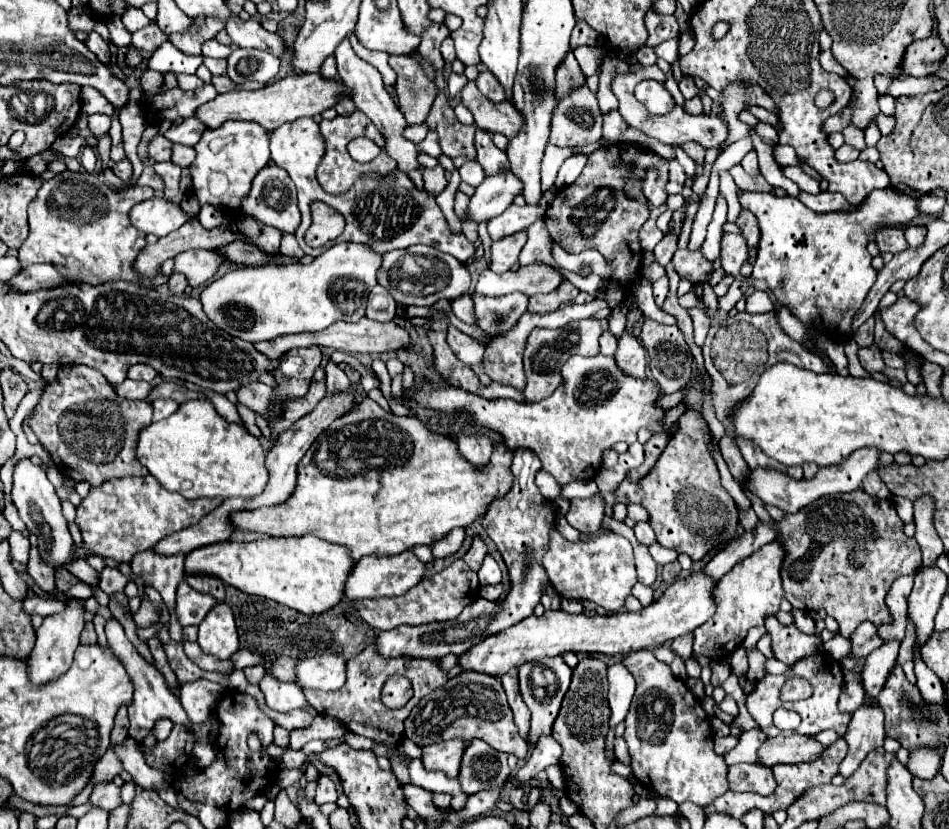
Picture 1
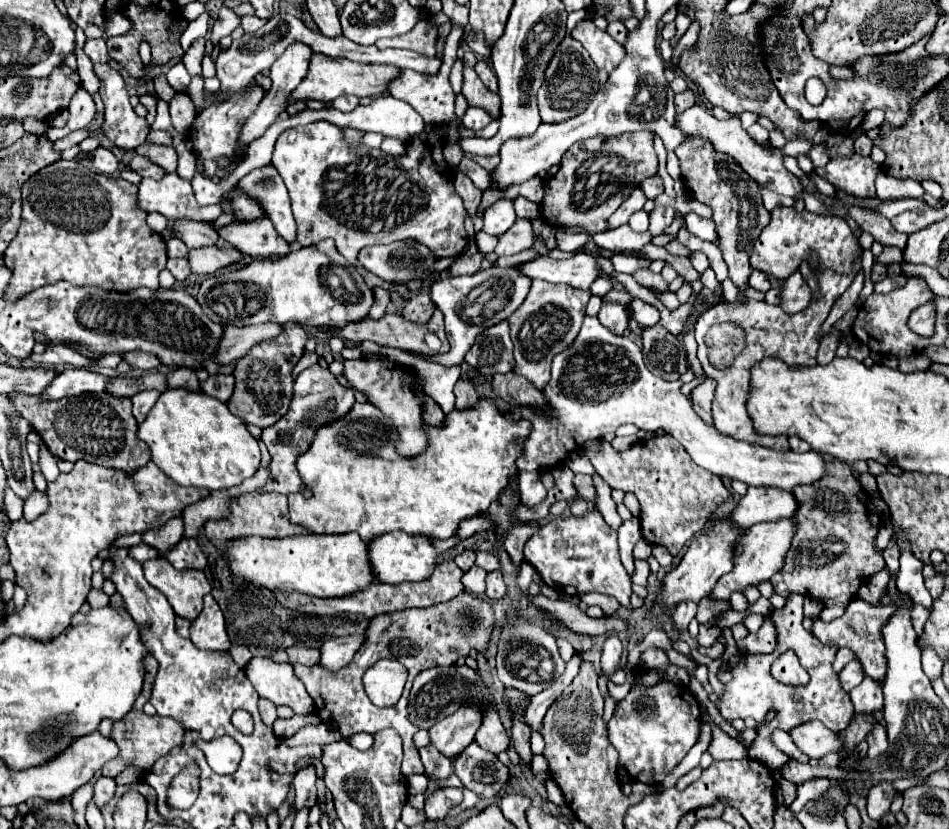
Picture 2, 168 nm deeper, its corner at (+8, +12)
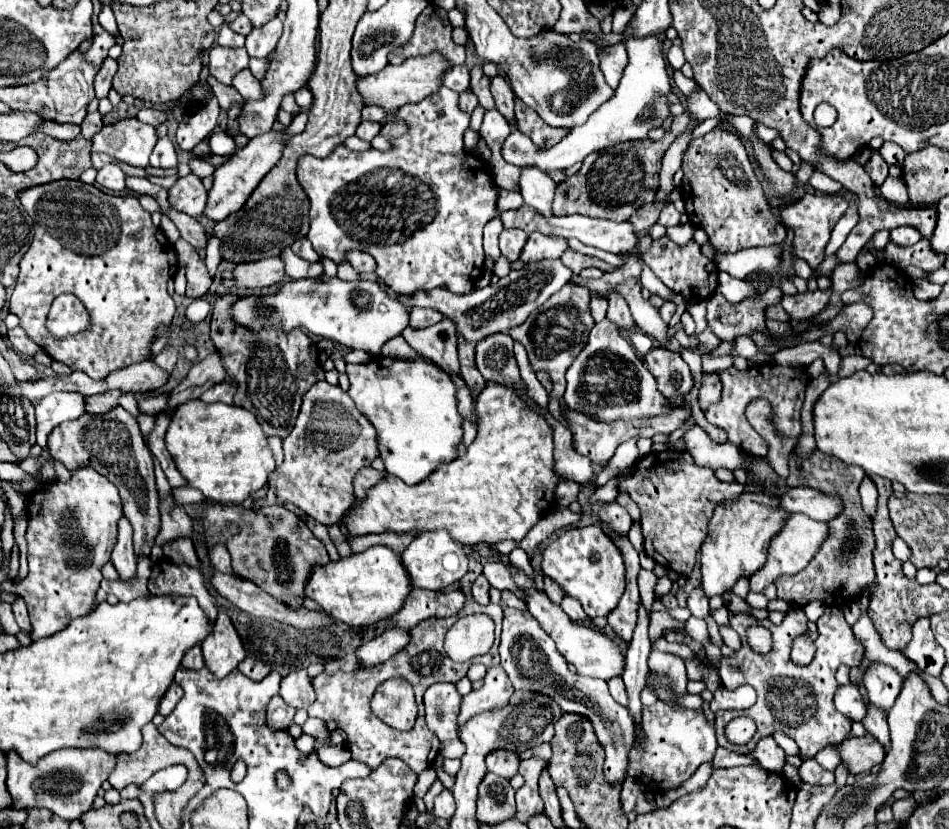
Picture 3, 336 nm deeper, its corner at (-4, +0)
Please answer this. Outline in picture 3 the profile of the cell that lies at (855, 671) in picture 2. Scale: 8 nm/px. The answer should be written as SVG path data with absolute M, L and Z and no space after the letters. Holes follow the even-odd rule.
M859 684L839 686L835 692L835 708L851 720L863 720L867 714L867 702L859 690Z

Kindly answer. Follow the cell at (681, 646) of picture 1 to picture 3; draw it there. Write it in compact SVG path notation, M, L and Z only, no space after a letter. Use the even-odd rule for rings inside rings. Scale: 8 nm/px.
M695 588L689 598L687 598L687 608L691 612L691 616L697 618L705 618L709 616L709 600L705 598L705 594L701 594L701 588Z

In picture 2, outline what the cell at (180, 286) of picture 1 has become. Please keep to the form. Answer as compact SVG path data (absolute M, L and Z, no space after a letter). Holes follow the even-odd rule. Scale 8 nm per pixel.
M169 258L167 270L169 270L177 280L185 280L185 278L191 274L189 260L187 260L187 258Z

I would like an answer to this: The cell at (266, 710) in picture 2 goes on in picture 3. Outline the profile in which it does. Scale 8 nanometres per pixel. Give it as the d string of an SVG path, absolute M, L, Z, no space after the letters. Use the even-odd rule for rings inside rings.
M273 696L273 700L267 706L267 726L271 730L287 730L293 722L295 710L289 708L281 696Z

